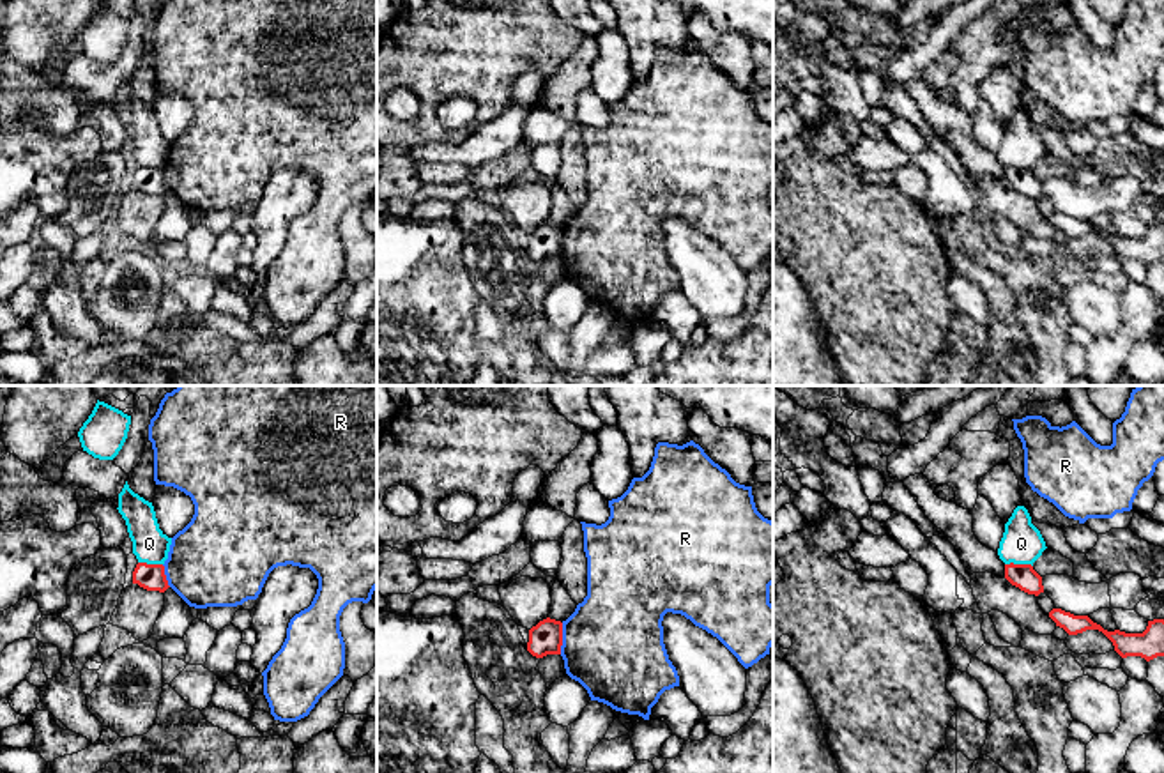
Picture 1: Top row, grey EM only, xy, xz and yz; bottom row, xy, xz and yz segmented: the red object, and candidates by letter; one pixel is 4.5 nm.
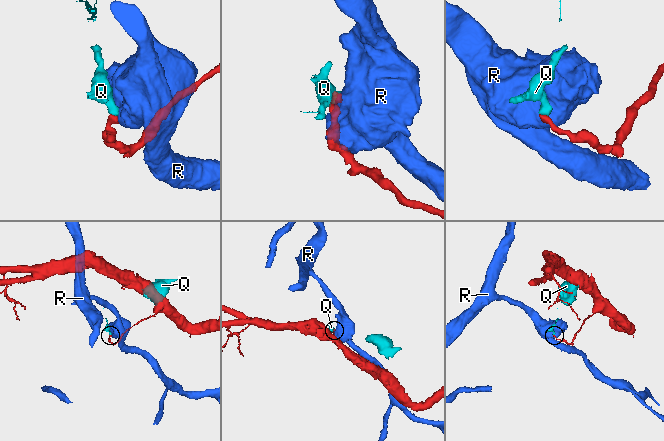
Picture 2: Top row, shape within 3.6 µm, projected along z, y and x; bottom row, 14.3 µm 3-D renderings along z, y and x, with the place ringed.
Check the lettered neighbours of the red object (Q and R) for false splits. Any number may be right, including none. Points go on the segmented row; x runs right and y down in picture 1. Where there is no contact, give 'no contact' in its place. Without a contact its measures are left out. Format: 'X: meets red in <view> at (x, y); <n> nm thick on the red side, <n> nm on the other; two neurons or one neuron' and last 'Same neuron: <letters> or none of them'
Q: meets red in yz at (1019, 565); 110 nm thick on the red side, 190 nm on the other; two neurons
R: meets red in xz at (561, 639); 150 nm thick on the red side, 460 nm on the other; two neurons
Same neuron: none of them

